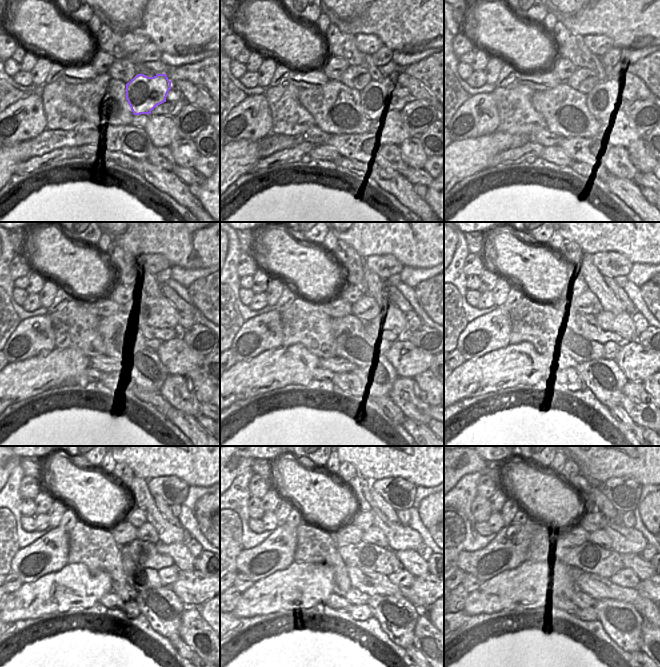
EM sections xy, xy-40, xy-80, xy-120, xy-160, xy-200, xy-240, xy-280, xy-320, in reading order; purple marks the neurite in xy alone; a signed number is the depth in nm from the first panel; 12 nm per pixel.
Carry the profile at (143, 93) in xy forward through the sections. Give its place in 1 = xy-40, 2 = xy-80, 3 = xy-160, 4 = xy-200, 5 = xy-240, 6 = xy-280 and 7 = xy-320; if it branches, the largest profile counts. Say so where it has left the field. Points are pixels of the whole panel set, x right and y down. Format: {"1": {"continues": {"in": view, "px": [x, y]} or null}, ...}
{"1": {"continues": {"in": "xy-40", "px": [375, 94]}}, "2": {"continues": {"in": "xy-80", "px": [609, 92]}}, "3": {"continues": {"in": "xy-160", "px": [394, 320]}}, "4": {"continues": {"in": "xy-200", "px": [623, 324]}}, "5": {"continues": {"in": "xy-240", "px": [183, 559]}}, "6": {"continues": {"in": "xy-280", "px": [410, 560]}}, "7": {"continues": {"in": "xy-320", "px": [644, 569]}}}

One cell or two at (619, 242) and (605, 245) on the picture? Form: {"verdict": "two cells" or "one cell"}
{"verdict": "one cell"}

